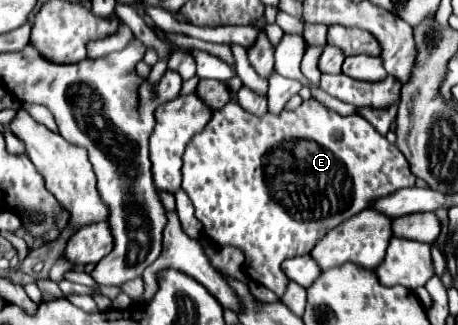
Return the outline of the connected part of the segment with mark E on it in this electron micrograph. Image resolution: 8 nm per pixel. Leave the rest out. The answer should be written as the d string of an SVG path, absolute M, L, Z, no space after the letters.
M315 98L305 100L297 110L283 110L281 114L267 112L265 116L253 116L231 100L225 108L213 112L203 132L193 136L185 148L181 172L181 186L195 206L195 216L203 224L205 238L217 246L239 248L245 254L249 278L279 298L289 284L281 268L283 260L309 254L337 224L371 208L379 198L415 186L417 180L399 148L387 142L363 116L341 116Z

